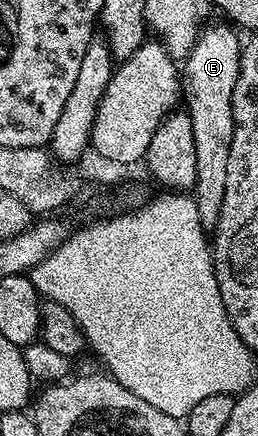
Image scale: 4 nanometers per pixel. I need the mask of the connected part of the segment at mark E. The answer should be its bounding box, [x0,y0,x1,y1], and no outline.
[182,24,242,230]

